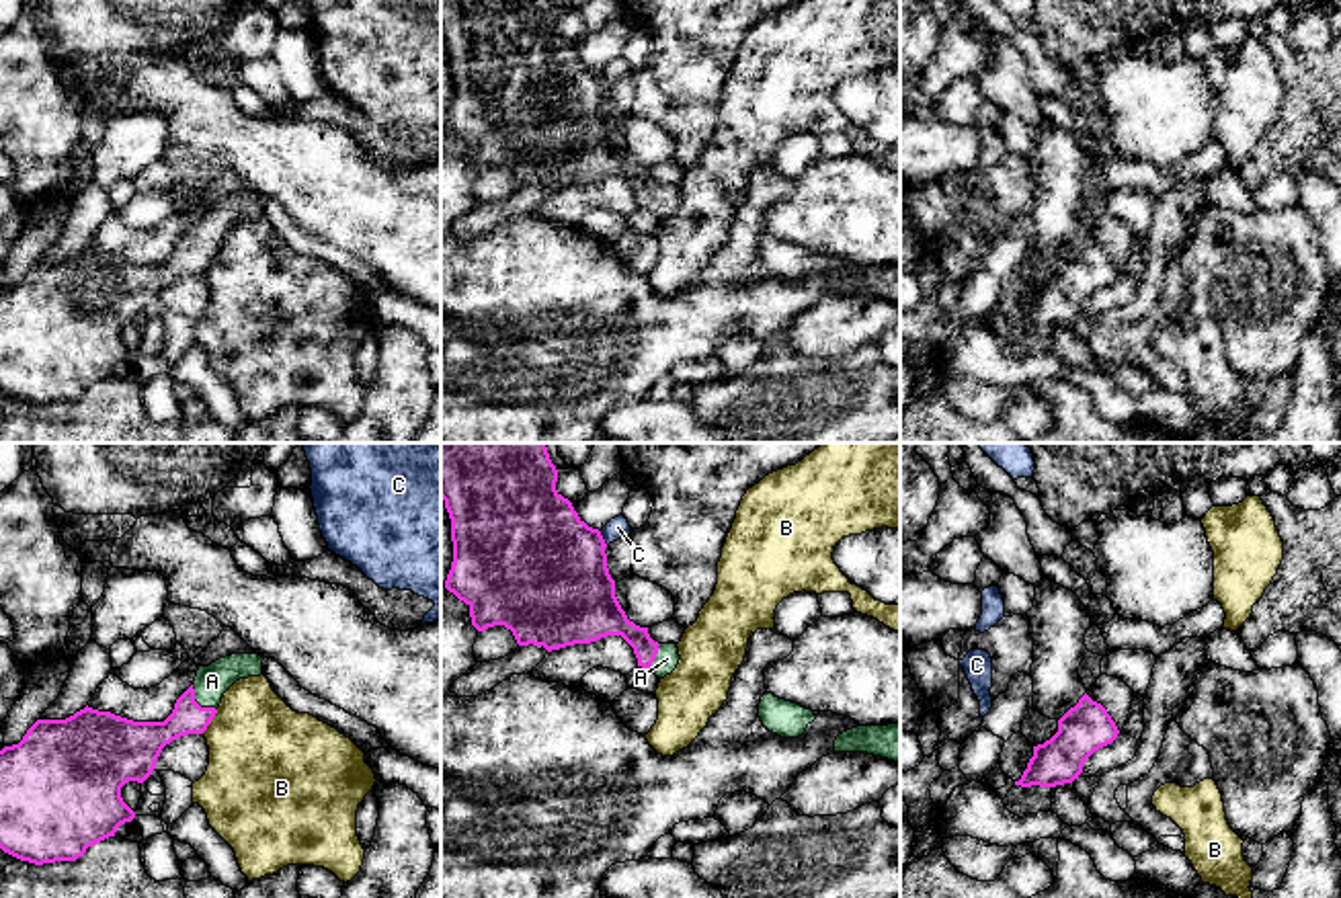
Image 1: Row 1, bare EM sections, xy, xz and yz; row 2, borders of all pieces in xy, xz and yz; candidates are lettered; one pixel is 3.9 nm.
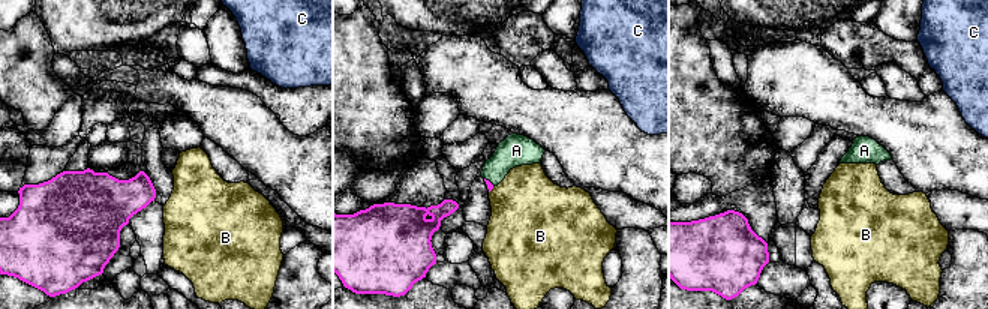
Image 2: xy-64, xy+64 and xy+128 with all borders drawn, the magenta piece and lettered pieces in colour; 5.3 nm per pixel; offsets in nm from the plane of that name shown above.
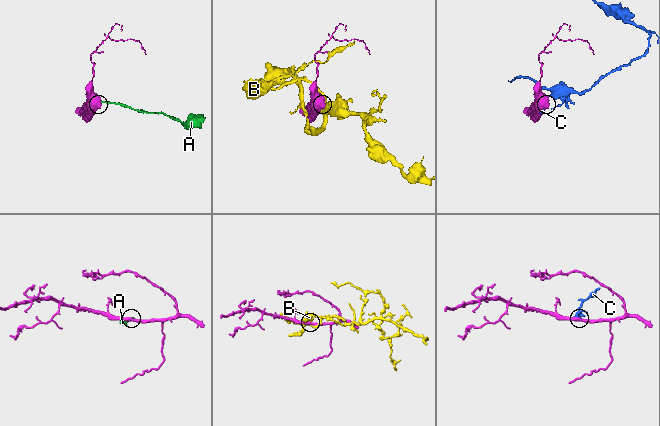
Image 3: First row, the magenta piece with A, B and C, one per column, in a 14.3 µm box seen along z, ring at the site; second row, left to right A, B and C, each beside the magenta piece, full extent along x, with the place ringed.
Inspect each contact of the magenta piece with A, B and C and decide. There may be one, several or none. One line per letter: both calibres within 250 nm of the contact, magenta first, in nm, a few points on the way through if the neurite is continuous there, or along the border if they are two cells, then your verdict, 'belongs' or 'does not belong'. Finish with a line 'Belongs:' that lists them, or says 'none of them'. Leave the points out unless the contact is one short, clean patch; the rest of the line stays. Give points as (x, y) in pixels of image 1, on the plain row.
A: calibres 140 and 130 nm; way xy (144, 279), (169, 271), (197, 245), (212, 222); belongs
B: calibres 140 and 440 nm; does not belong
C: calibres 480 and 90 nm; does not belong
Belongs: A

